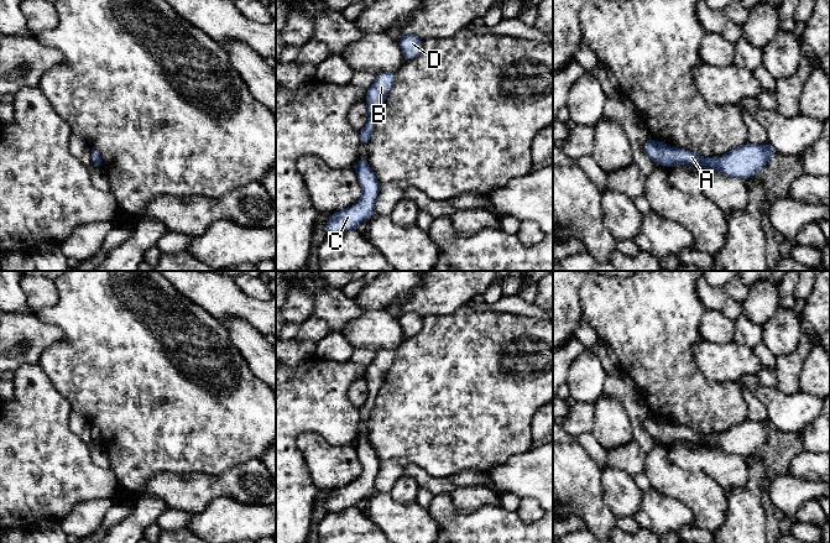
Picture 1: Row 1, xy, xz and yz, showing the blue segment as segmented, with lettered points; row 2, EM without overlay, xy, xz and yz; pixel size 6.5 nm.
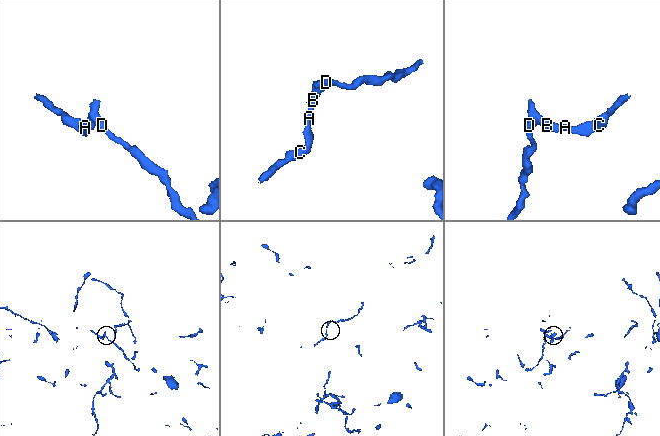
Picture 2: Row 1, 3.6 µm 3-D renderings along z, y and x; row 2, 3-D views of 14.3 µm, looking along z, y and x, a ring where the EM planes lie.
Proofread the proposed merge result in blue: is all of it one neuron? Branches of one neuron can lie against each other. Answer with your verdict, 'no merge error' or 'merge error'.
no merge error

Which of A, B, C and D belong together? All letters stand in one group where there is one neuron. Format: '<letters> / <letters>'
A B C D

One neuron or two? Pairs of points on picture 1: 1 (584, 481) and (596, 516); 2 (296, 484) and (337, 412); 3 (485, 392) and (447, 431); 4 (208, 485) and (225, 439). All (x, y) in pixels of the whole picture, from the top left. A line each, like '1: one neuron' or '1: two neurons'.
1: one neuron
2: one neuron
3: one neuron
4: two neurons

